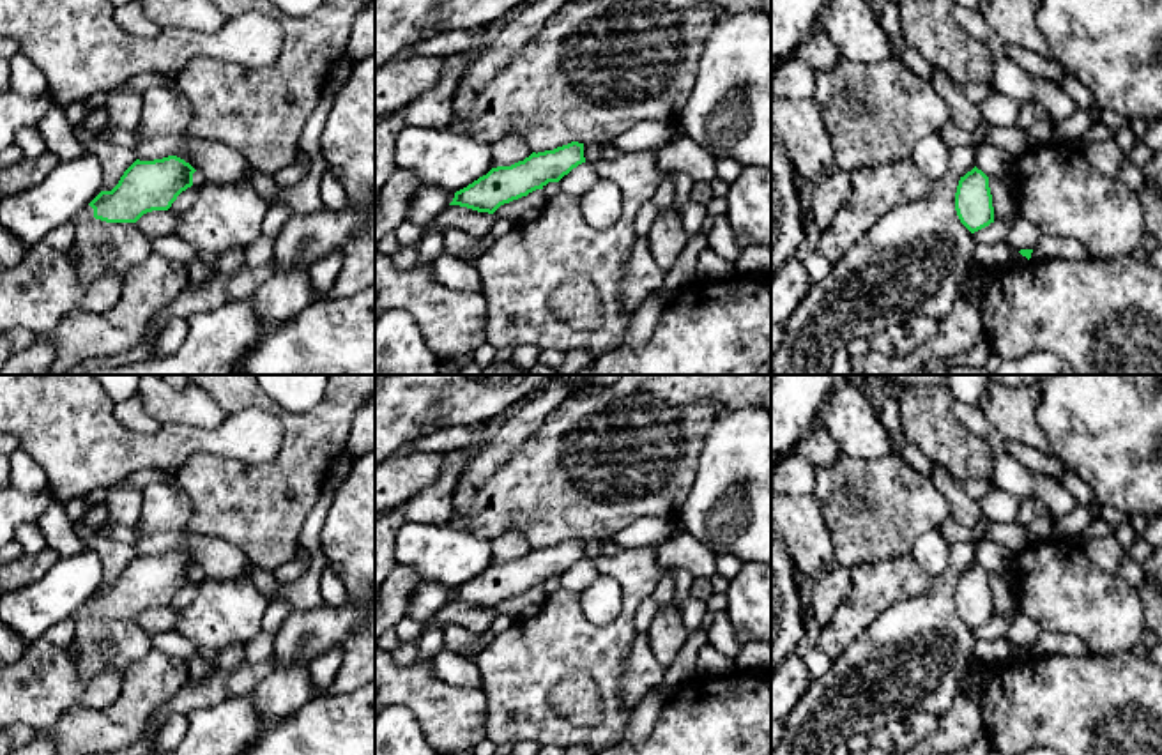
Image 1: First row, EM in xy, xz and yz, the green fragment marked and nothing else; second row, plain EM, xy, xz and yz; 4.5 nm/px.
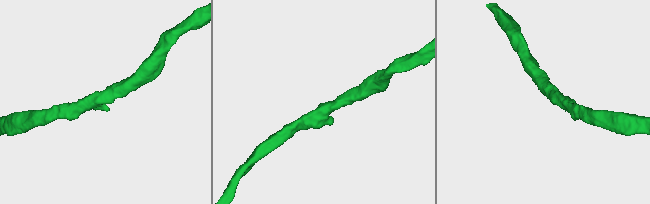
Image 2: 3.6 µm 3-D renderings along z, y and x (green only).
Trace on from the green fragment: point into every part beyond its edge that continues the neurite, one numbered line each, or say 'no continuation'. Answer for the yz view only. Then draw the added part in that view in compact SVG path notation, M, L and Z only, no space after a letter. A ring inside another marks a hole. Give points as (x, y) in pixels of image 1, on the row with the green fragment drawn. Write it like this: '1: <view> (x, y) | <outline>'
no continuation

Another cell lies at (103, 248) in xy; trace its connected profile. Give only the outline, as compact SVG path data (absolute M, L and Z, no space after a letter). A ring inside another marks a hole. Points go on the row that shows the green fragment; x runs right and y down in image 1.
M90 205L74 219L74 246L74 269L81 286L88 286L101 274L111 274L124 283L126 274L154 253L150 237L136 223L96 219Z

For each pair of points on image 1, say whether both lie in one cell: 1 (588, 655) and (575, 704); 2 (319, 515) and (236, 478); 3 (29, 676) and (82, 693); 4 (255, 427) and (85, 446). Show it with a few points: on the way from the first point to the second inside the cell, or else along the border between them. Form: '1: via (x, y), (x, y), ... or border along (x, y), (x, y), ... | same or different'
1: border along (547, 695), (565, 676), (584, 672), (602, 709) | different
2: border along (324, 487), (296, 543) | different
3: via (41, 685), (69, 692) | same
4: via (213, 441), (179, 441), (170, 448), (128, 448) | same

